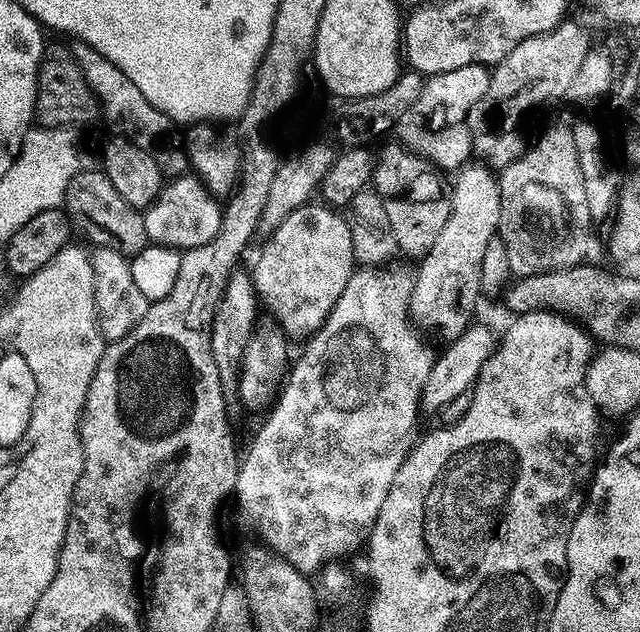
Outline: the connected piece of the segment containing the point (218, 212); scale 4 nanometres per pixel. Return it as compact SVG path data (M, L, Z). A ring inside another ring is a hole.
M195 174L173 176L161 187L150 207L143 209L149 241L163 248L187 250L206 246L220 232L224 210L218 197Z

